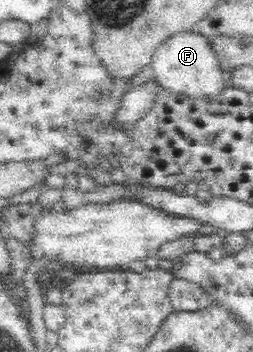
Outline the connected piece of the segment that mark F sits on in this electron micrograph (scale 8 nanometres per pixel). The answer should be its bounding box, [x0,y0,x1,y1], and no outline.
[149,29,226,97]

